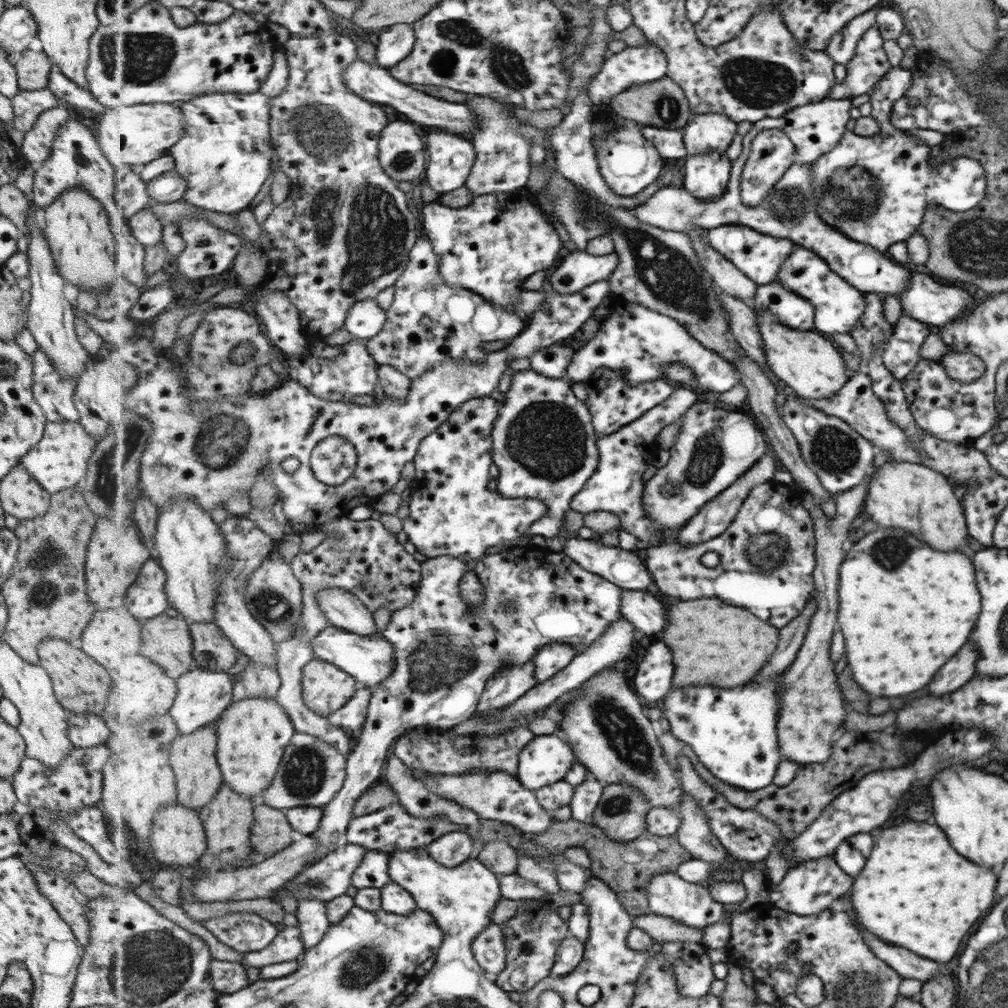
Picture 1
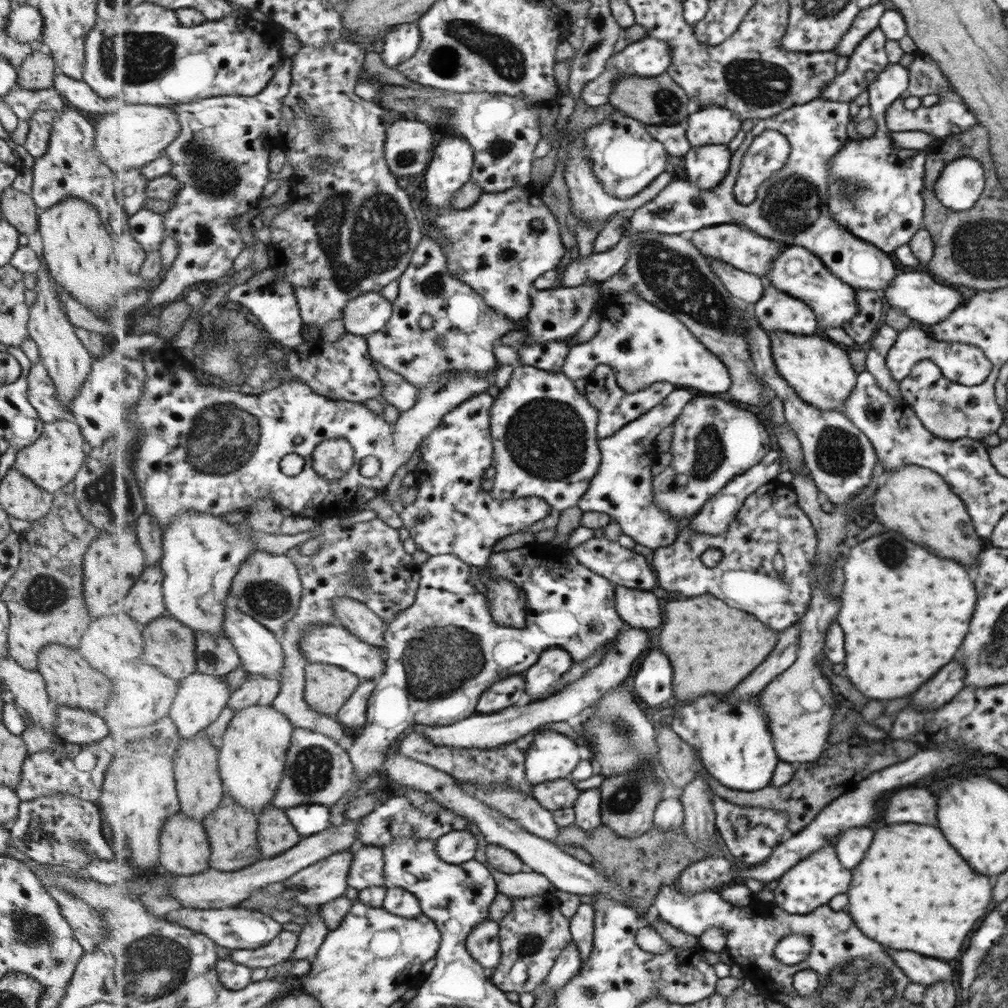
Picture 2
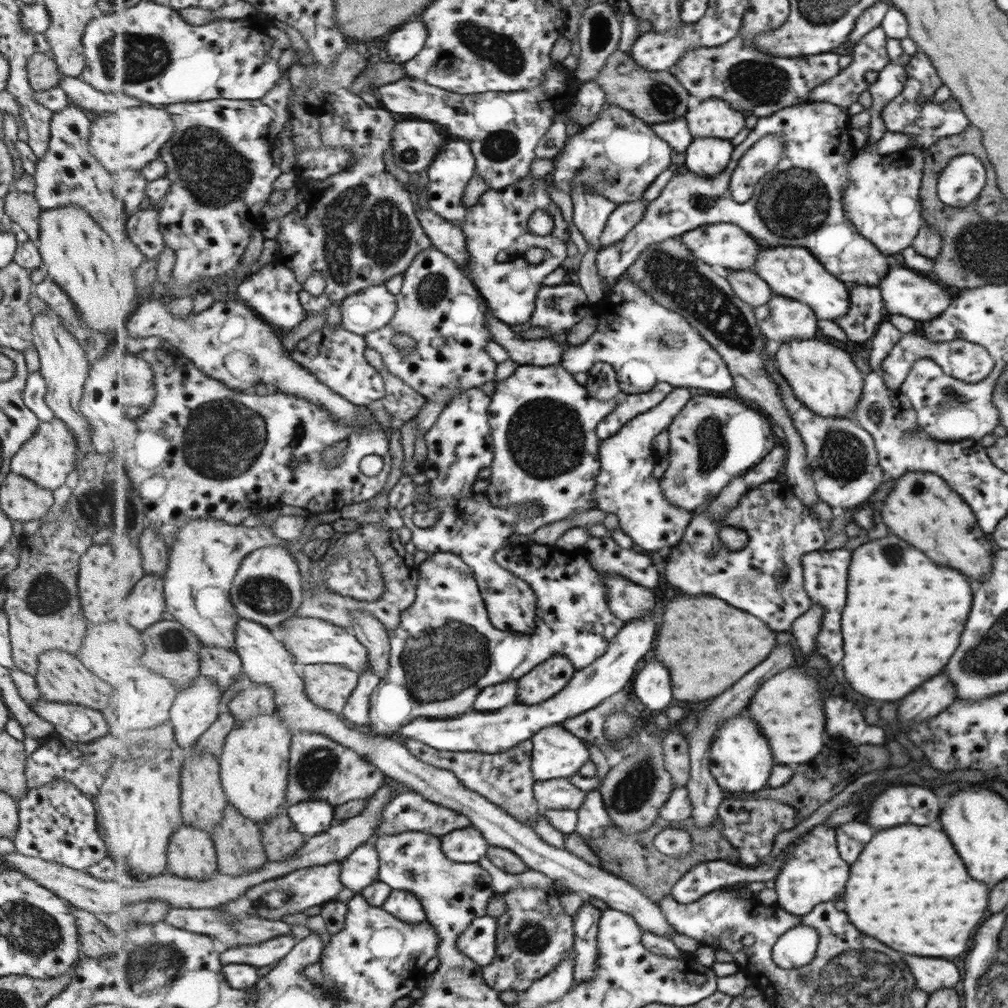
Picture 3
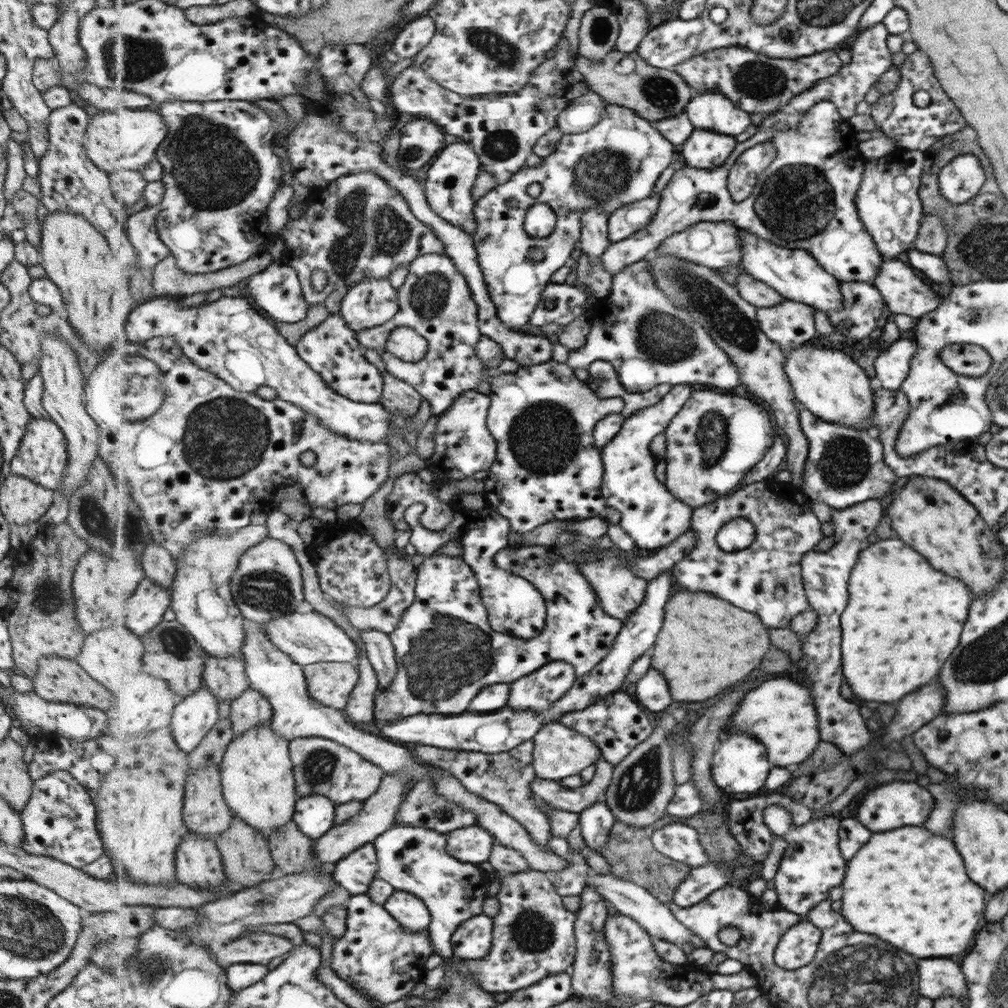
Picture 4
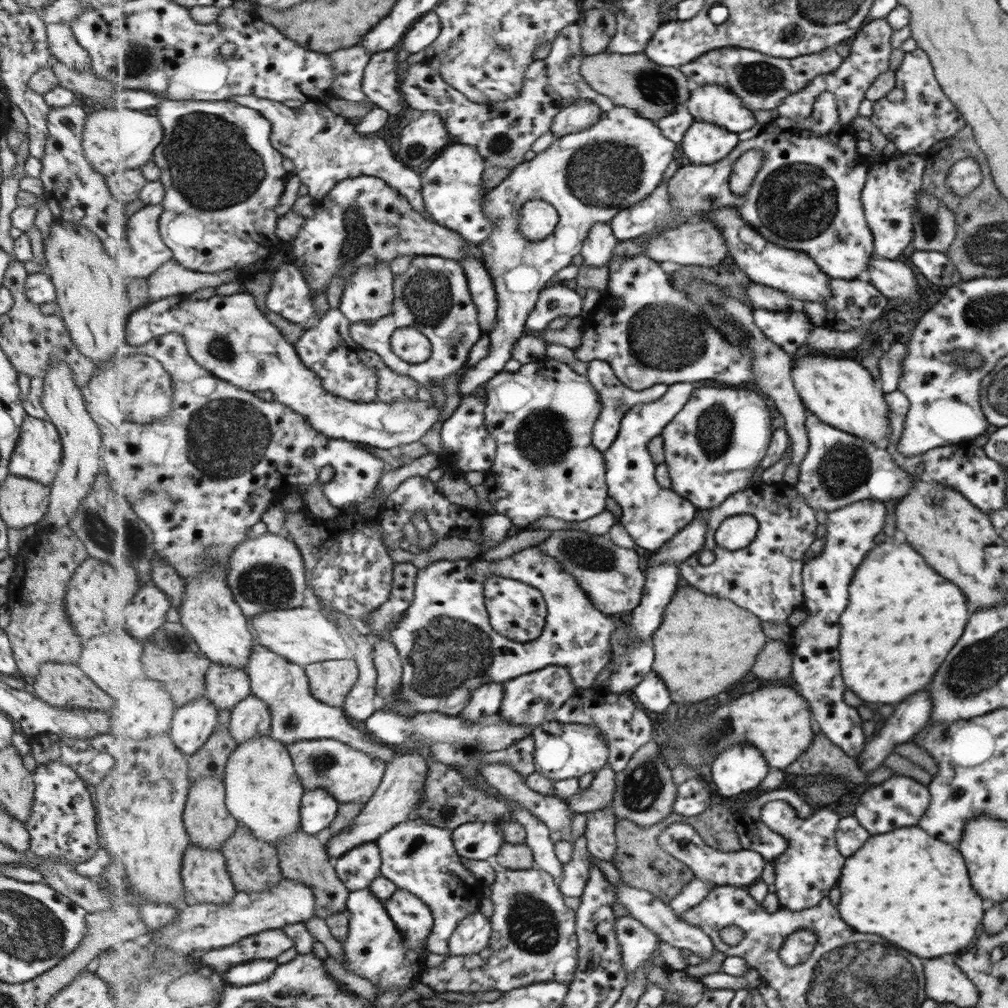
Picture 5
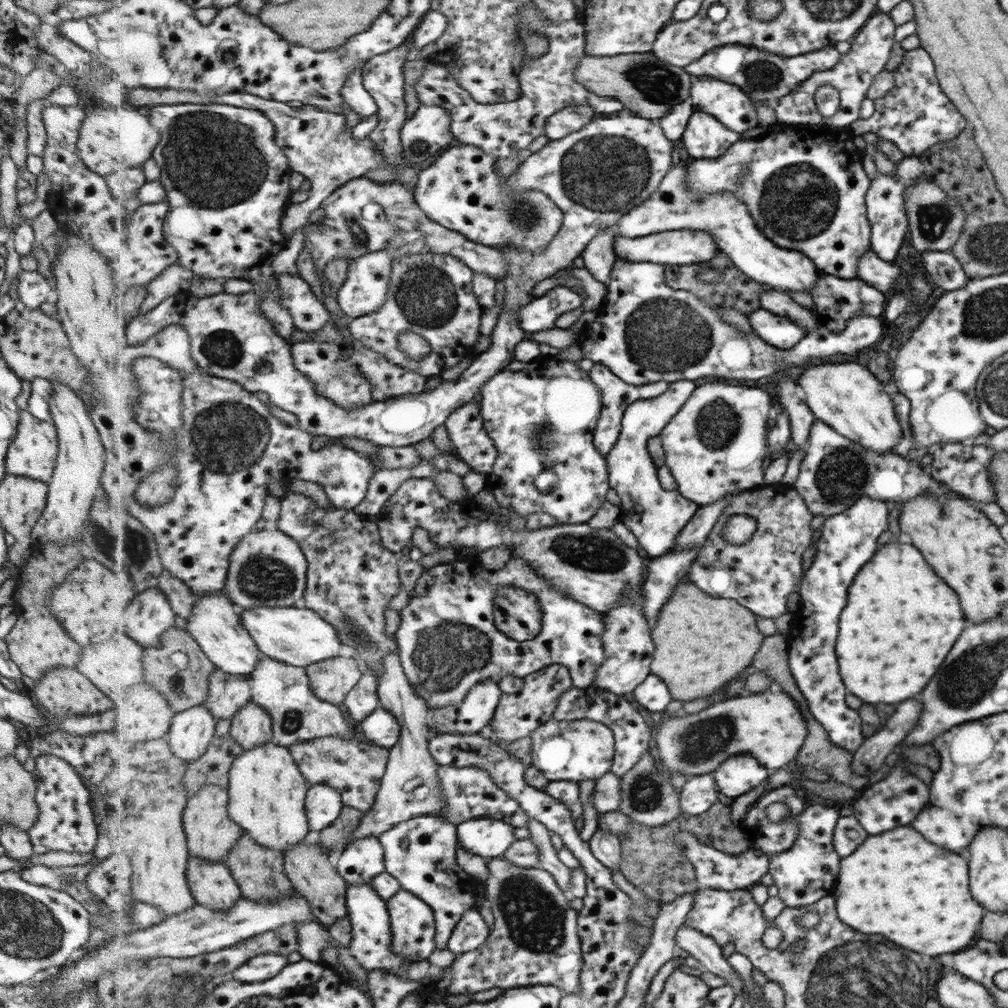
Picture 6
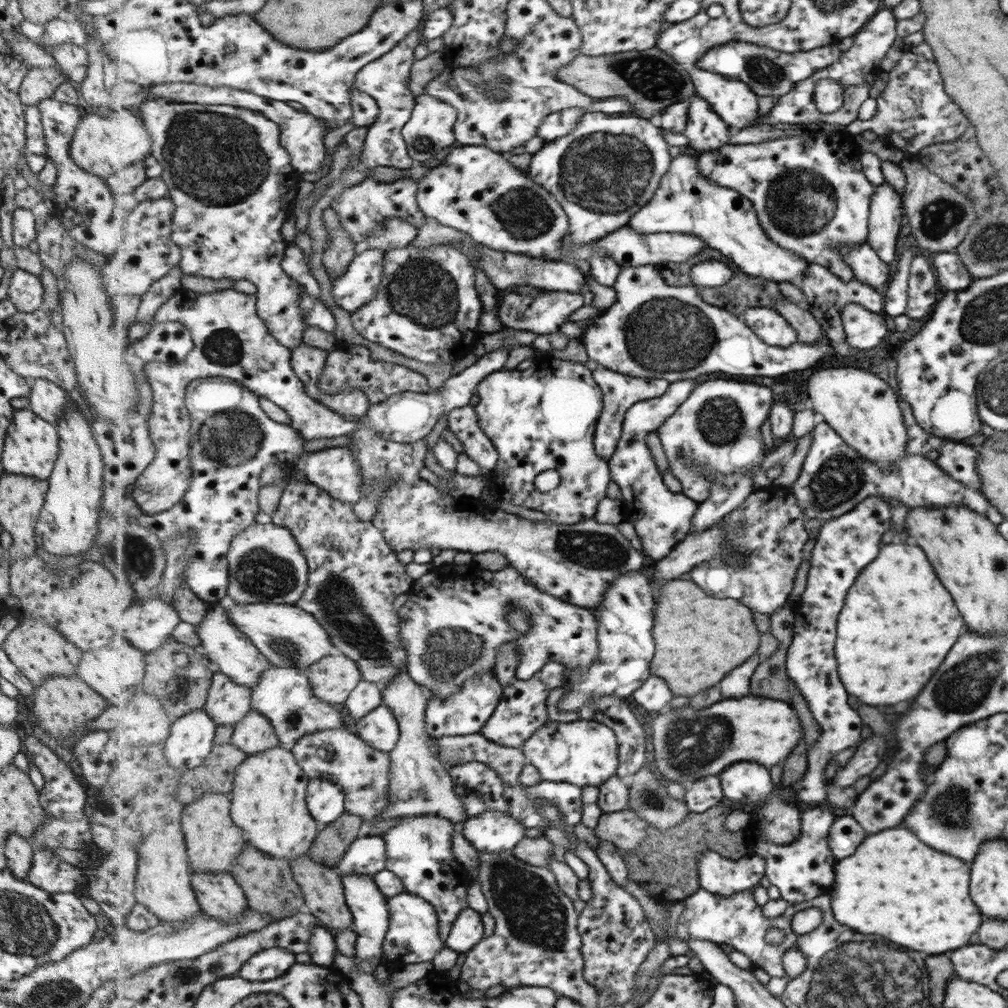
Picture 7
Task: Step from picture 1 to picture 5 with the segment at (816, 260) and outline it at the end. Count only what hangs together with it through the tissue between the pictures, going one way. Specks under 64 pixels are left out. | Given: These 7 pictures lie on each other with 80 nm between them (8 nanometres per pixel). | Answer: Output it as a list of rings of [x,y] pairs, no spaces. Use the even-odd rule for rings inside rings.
[[[722,206],[714,208],[708,214],[694,216],[688,222],[699,224],[703,222],[715,223],[719,225],[724,232],[730,246],[731,256],[736,263],[750,276],[750,280],[779,289],[780,292],[790,296],[795,304],[803,301],[825,303],[831,297],[830,277],[826,275],[814,263],[814,259],[807,256],[807,253],[795,249],[779,248],[778,244],[767,240],[758,229],[753,228],[746,220],[742,218],[742,213],[734,206]]]

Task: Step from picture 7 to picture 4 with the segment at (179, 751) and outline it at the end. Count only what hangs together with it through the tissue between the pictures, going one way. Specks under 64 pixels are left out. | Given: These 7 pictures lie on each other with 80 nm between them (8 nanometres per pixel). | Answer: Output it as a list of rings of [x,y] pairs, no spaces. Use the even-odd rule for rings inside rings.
[[[201,687],[178,701],[172,716],[173,736],[186,752],[193,752],[219,722],[218,696],[209,687]]]

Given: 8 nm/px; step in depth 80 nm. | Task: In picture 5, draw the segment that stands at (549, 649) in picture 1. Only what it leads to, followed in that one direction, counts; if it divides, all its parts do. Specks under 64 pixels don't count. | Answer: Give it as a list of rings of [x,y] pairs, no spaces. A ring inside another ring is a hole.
[[[552,665],[523,676],[509,680],[505,685],[505,698],[503,699],[503,715],[514,725],[527,725],[538,727],[546,723],[555,713],[579,690],[571,676],[570,669],[561,665]]]

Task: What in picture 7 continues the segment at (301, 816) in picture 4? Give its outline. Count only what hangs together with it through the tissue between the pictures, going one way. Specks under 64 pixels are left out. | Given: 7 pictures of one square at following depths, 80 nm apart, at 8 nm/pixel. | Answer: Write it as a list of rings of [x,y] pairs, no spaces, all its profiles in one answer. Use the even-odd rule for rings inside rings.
[[[311,779],[307,803],[311,815],[318,821],[321,831],[337,821],[346,812],[345,789],[323,779]]]

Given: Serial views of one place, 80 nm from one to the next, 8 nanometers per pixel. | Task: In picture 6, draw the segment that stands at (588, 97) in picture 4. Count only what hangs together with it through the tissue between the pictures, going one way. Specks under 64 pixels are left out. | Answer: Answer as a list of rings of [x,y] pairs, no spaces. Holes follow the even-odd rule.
[[[589,105],[563,108],[550,116],[545,135],[551,141],[565,138],[568,134],[579,132],[595,118],[595,110]]]

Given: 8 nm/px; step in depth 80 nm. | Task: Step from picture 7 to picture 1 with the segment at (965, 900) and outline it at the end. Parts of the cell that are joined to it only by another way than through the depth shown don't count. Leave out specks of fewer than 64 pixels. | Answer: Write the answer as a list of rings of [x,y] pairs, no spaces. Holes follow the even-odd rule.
[[[907,822],[881,832],[867,868],[855,878],[850,904],[857,924],[877,938],[935,960],[951,960],[961,940],[995,898],[995,874],[959,856],[937,826]]]

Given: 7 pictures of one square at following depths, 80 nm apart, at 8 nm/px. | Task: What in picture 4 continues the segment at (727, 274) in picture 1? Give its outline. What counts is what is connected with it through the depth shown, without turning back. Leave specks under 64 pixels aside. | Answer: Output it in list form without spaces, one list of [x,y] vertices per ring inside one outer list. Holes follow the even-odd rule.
[[[747,272],[738,278],[738,293],[744,300],[759,308],[773,308],[779,306],[779,302],[783,302],[783,298],[779,296],[779,292],[770,285],[765,284],[762,280],[754,277]]]

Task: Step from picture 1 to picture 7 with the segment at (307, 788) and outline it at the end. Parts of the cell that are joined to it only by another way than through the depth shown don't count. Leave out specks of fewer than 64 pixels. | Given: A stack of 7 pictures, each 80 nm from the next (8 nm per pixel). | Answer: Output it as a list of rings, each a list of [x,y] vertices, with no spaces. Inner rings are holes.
[[[333,728],[315,734],[305,735],[292,749],[299,766],[310,779],[323,779],[337,784],[345,789],[345,807],[349,814],[361,816],[366,822],[372,822],[387,812],[391,806],[391,770],[393,762],[390,752],[373,748],[358,734],[352,734],[345,728]]]

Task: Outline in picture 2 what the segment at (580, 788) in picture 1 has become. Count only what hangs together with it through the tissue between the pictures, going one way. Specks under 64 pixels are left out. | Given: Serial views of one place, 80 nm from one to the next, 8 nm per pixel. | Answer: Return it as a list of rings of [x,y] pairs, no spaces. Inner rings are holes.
[[[600,787],[591,788],[591,790],[587,791],[583,790],[574,807],[576,813],[575,824],[581,830],[587,830],[587,832],[595,832],[601,826],[606,827],[602,819],[602,804],[602,791]]]

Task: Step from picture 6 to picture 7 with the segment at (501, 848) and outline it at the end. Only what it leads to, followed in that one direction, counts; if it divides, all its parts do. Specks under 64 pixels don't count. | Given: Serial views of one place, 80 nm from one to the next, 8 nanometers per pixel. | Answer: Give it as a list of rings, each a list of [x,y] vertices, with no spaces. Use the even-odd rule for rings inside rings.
[[[501,811],[471,817],[461,824],[460,830],[479,853],[511,851],[527,838],[527,827],[522,821]]]

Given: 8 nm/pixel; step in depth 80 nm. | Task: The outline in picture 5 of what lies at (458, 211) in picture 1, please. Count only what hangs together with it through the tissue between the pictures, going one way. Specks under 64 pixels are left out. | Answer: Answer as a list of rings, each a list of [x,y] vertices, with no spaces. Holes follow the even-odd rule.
[[[615,108],[602,112],[601,120],[583,132],[571,133],[555,141],[549,150],[537,153],[530,161],[518,164],[512,173],[494,189],[486,194],[484,213],[494,224],[490,239],[484,240],[479,248],[485,252],[484,265],[495,282],[497,301],[499,301],[497,323],[493,332],[489,355],[460,379],[458,394],[463,400],[475,394],[477,386],[485,386],[494,376],[505,371],[505,364],[514,359],[514,350],[519,339],[525,336],[527,317],[538,304],[541,292],[547,282],[565,267],[571,266],[571,260],[581,254],[583,243],[590,235],[591,227],[598,222],[610,222],[624,208],[641,203],[658,188],[675,159],[677,144],[662,133],[658,123],[643,117],[632,108]],[[530,200],[544,200],[558,209],[561,220],[553,235],[544,241],[531,242],[520,231],[520,209]]]

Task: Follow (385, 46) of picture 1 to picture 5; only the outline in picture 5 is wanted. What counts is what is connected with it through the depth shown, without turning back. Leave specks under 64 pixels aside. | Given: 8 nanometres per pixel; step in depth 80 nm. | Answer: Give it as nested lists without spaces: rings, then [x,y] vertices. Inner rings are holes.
[[[433,10],[413,24],[407,31],[407,34],[405,34],[400,45],[411,55],[417,55],[438,39],[442,28],[441,19]]]

